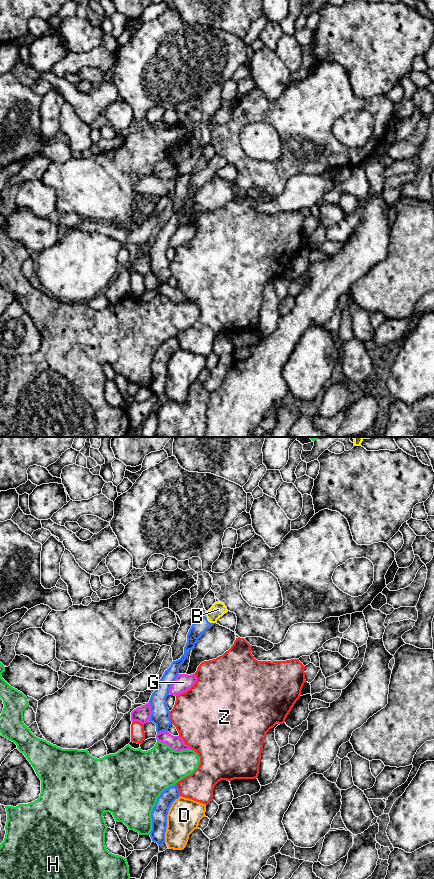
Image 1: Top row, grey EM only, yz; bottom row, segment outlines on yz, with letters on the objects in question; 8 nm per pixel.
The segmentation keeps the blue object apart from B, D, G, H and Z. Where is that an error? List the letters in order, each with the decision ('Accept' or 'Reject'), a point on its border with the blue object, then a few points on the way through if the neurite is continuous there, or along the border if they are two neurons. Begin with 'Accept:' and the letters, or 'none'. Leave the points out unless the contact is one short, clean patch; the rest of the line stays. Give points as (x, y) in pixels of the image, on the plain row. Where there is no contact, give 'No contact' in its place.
Accept: B
B: Accept. Touches blue at yz (207, 172). Path across: yz (198, 180), (207, 172), (218, 161)
D: Reject. Touches blue at yz (166, 371)
G: Reject. Touches blue at yz (172, 234)
H: Reject. Touches blue at yz (153, 359)
Z: Reject. Touches blue at yz (169, 269)

